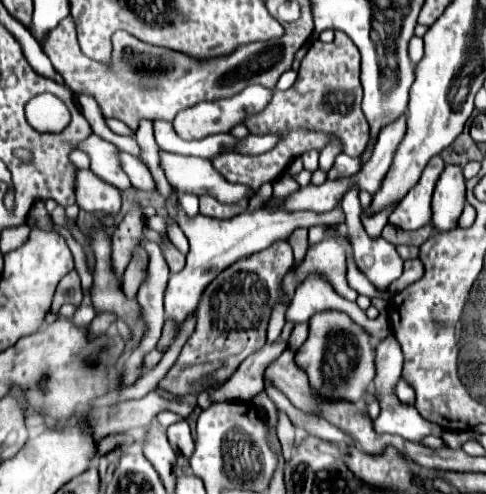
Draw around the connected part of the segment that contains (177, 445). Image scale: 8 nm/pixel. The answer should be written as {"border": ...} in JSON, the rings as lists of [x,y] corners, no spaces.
{"border":[[[181,420],[177,424],[171,424],[167,428],[167,438],[169,438],[169,444],[173,446],[173,450],[177,454],[181,454],[181,458],[183,458],[183,474],[189,472],[189,458],[191,458],[191,454],[195,450],[189,424],[185,420]]]}

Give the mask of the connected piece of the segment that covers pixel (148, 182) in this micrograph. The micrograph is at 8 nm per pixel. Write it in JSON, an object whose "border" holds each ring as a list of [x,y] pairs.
{"border":[[[121,152],[121,164],[123,164],[123,170],[127,172],[127,176],[129,176],[129,180],[135,188],[145,190],[145,192],[155,190],[155,180],[153,180],[149,168],[143,162],[139,162],[137,158]]]}

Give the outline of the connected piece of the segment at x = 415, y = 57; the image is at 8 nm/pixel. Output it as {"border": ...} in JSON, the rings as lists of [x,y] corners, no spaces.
{"border":[[[417,36],[411,38],[411,42],[409,42],[409,56],[411,56],[413,64],[417,64],[423,58],[423,38],[417,38]]]}

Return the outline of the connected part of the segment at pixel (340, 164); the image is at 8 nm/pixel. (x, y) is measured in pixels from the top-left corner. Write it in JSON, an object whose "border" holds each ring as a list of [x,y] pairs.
{"border":[[[337,156],[335,166],[329,170],[329,178],[339,178],[339,176],[351,176],[359,172],[361,168],[361,156],[351,158],[351,156]]]}

